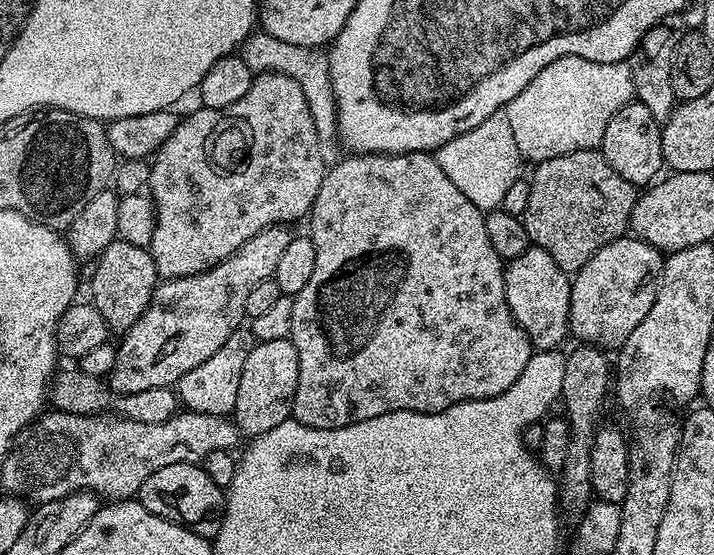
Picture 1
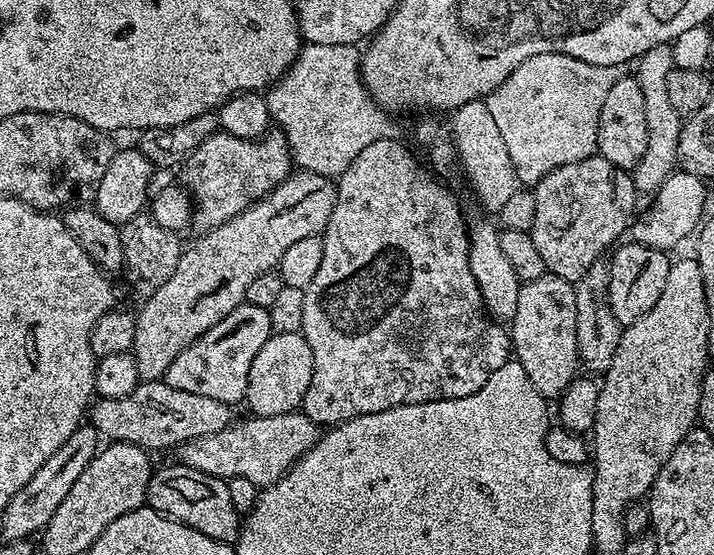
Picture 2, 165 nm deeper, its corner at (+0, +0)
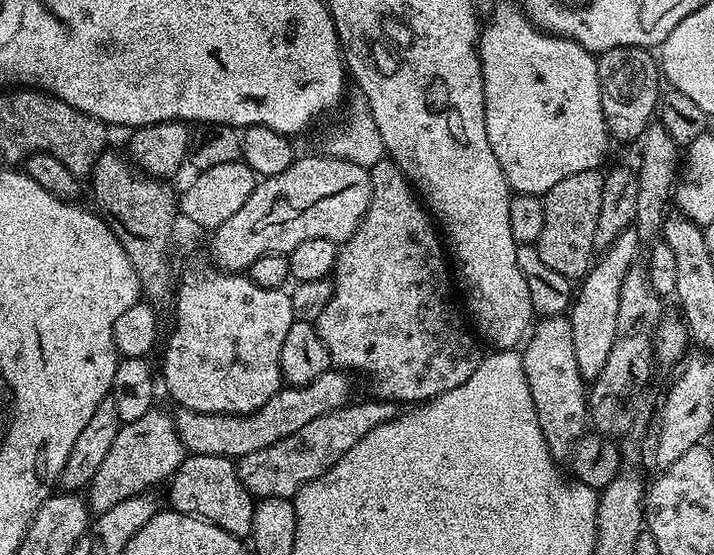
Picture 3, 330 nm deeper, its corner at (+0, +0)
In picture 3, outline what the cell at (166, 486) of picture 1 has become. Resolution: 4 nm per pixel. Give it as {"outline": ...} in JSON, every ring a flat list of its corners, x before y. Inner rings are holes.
{"outline":[[191,454,185,455,184,460,178,466,178,470,172,473,167,481,168,496,166,492,166,500,170,503,171,511,181,512,187,516,193,516,199,520,210,522,214,526,218,526,222,530,226,530,226,534,231,536,239,536,248,538,252,535,252,527,254,526,254,510,257,501,252,493,246,490,246,486,242,482,242,478,238,474,236,464,227,456,211,456,210,454]]}

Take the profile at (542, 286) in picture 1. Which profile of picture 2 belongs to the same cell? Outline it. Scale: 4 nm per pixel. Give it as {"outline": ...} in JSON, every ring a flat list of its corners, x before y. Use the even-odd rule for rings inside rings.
{"outline":[[545,271,544,276,523,281,518,290,518,308,510,321,510,339,514,358,526,370,526,378,534,382,534,390,542,394,545,401,552,402,561,396,578,375,580,356,578,354,578,306,573,281,558,278,553,272]]}

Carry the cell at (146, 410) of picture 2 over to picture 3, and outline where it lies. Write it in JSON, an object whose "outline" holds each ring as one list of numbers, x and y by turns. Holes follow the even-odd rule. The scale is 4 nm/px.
{"outline":[[329,370,309,384,281,387,274,398,266,402,266,406,245,416,206,414,180,408,174,416,180,441,193,456,210,454,239,458,254,454,254,450,266,450,266,446,274,446,274,442,282,442,282,438,298,434,298,430,302,430,302,426,307,426,309,422,314,422,314,418,322,418,322,414,330,414,345,407,353,399,352,384,348,381,348,376,349,373,344,370]]}

